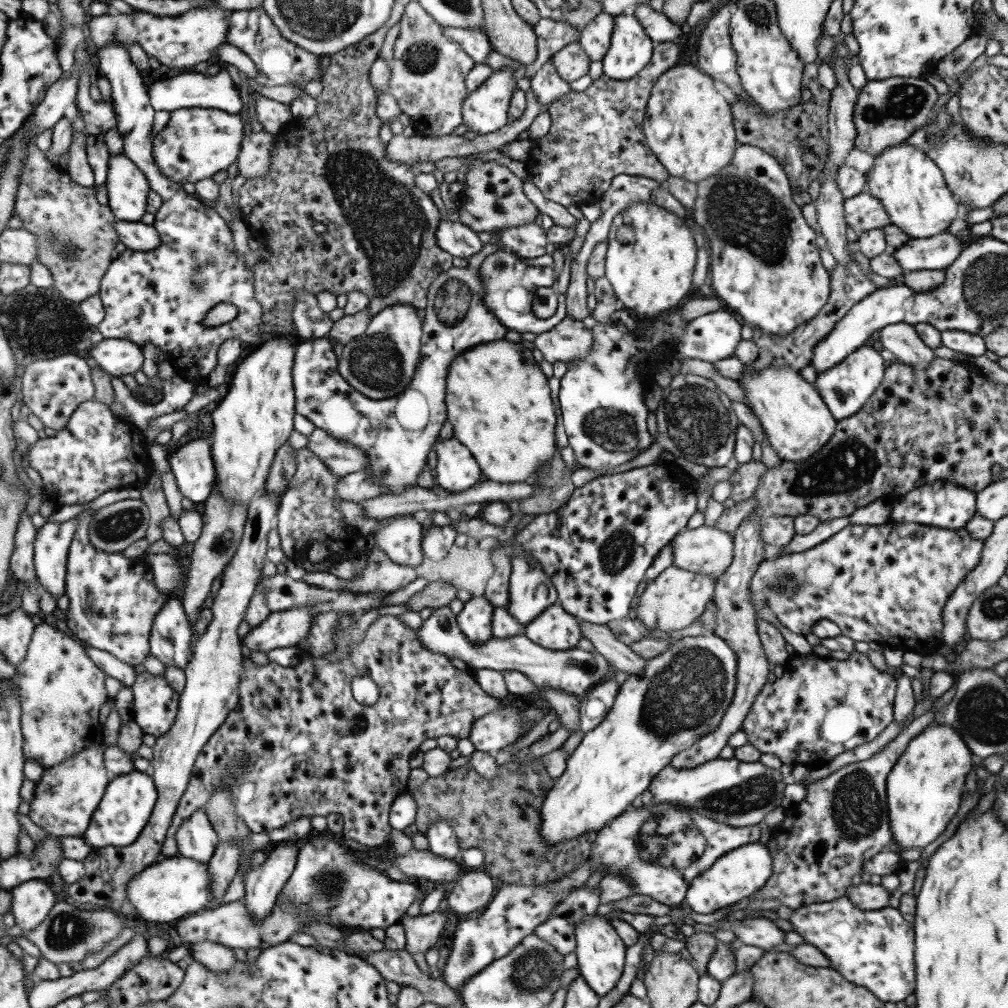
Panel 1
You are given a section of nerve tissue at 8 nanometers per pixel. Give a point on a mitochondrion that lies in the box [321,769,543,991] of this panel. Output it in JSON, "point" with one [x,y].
{"point":[467,952]}

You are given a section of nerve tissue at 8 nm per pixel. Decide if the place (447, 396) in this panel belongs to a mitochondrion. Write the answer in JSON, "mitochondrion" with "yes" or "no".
{"mitochondrion":"no"}

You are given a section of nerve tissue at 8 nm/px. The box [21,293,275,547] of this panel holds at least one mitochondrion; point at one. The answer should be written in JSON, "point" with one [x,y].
{"point":[118,526]}

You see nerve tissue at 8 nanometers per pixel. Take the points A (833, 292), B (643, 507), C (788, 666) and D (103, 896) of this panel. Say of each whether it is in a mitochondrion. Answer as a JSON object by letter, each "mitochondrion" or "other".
{"A":"other","B":"other","C":"other","D":"other"}

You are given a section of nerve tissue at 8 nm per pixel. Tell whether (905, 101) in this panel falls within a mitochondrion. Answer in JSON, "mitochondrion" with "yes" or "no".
{"mitochondrion":"yes"}

